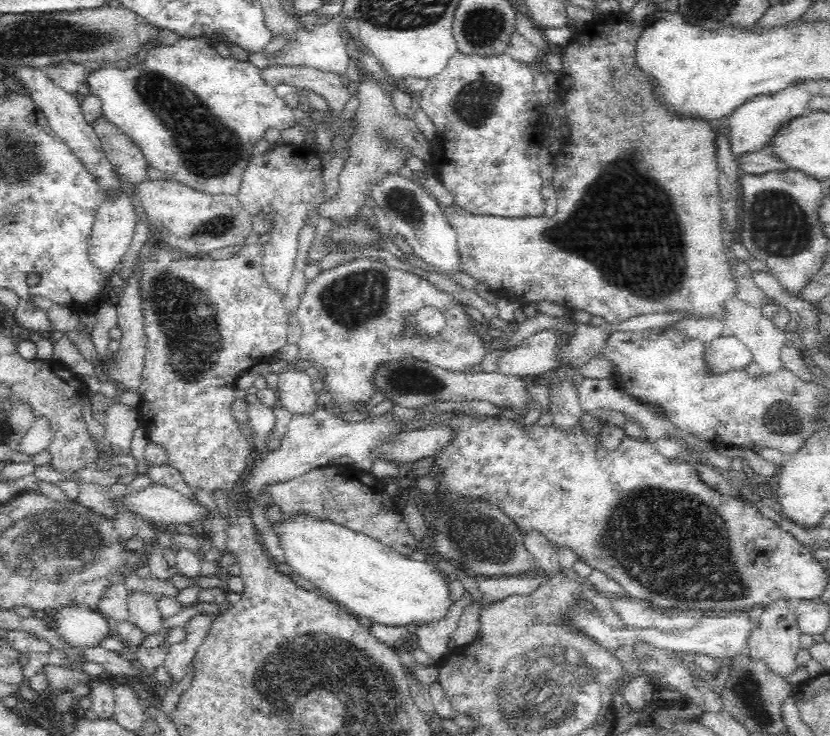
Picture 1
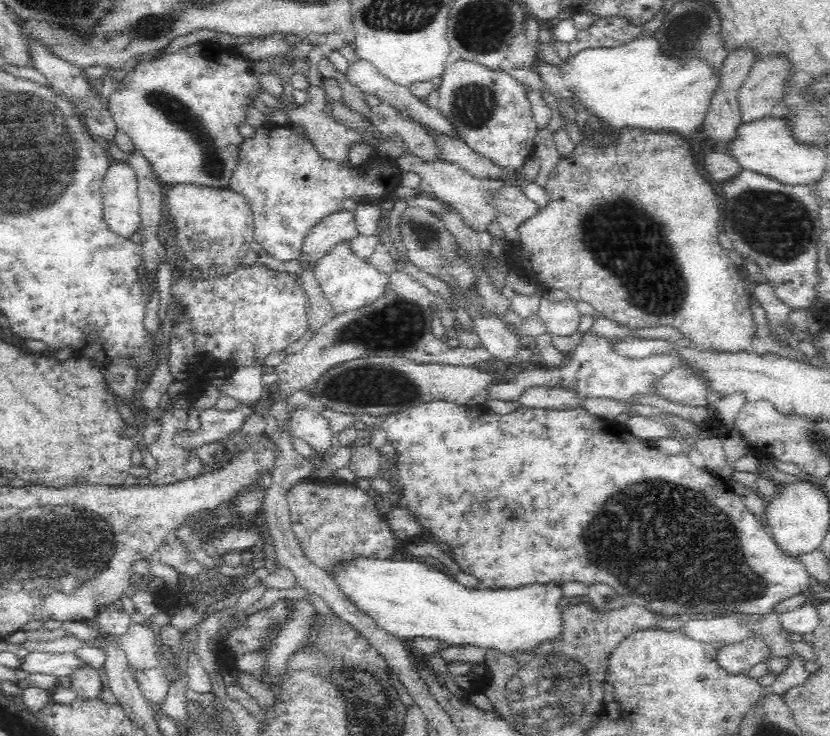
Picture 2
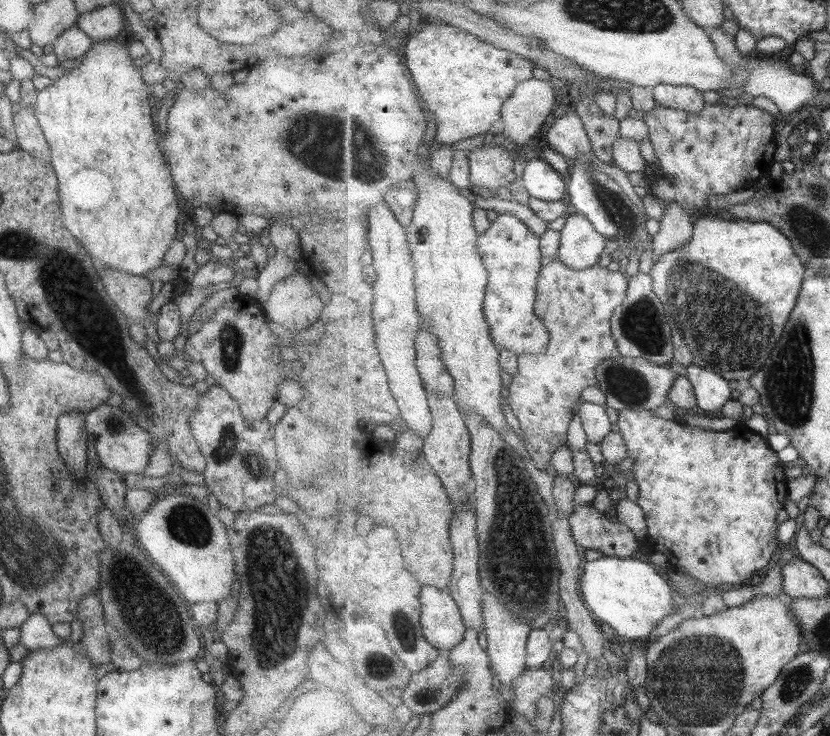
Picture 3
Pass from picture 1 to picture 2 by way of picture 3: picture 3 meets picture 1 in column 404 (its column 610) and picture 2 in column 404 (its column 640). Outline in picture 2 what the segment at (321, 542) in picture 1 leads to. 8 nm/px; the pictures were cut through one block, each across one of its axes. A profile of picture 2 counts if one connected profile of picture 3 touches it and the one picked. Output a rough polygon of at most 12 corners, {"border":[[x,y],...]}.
{"border":[[422,561],[327,575],[407,643],[509,653],[561,629],[556,581],[469,589]]}

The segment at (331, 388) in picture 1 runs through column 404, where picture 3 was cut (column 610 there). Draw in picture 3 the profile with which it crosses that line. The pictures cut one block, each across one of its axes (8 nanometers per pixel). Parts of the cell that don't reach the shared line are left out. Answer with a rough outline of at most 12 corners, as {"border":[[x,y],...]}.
{"border":[[544,265],[548,350],[506,390],[531,463],[568,444],[573,404],[621,356],[625,272]]}

